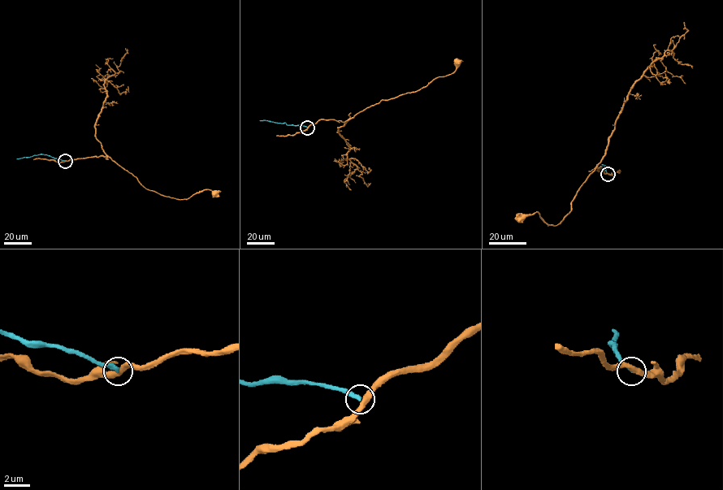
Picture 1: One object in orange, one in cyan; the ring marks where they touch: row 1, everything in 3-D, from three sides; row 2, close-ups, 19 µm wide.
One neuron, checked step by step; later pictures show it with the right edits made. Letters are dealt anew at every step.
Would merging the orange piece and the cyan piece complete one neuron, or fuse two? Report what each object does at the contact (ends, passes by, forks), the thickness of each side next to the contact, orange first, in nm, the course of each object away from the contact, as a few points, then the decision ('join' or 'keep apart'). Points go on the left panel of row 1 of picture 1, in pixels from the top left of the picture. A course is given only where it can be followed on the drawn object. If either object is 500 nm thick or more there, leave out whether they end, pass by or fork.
orange passes by; cyan ends; calibres 400 and 340 nm; course orange (65, 161), (108, 156), (135, 176), (145, 188), (164, 196), (182, 200), (208, 189), (214, 193); course cyan (65, 161), (42, 153), (17, 158); keep apart

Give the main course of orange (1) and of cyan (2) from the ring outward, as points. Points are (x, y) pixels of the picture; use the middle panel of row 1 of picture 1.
1: (307, 127), (321, 119), (344, 122), (382, 100), (418, 91), (439, 76), (452, 72), (456, 62)
2: (307, 127), (260, 120)

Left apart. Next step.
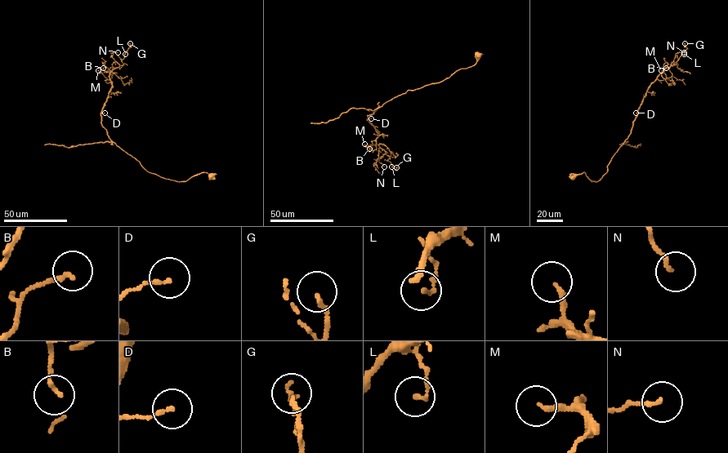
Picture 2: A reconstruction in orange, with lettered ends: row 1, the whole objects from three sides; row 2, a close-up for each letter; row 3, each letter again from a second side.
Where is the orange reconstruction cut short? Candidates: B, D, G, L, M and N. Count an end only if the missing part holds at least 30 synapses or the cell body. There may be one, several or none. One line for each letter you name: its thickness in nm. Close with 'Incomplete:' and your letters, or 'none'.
Incomplete: none

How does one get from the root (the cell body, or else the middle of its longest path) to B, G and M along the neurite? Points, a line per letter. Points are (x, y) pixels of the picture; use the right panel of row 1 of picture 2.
B: (572, 176), (584, 172), (591, 180), (597, 182), (607, 172), (611, 158), (630, 133), (648, 87), (666, 68)
G: (572, 176), (584, 172), (597, 182), (607, 172), (648, 87), (676, 64), (685, 43)
M: (572, 176), (584, 172), (597, 182), (607, 172), (630, 133), (648, 87), (657, 79), (667, 79), (661, 70)

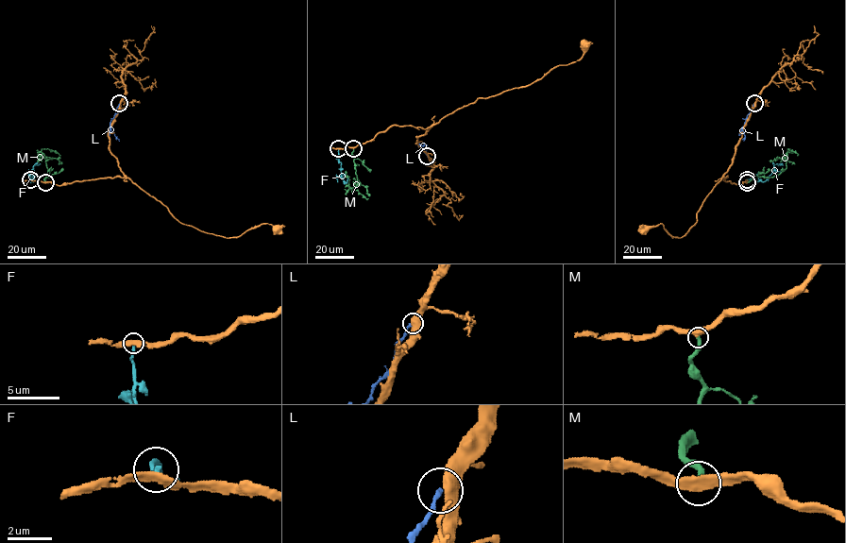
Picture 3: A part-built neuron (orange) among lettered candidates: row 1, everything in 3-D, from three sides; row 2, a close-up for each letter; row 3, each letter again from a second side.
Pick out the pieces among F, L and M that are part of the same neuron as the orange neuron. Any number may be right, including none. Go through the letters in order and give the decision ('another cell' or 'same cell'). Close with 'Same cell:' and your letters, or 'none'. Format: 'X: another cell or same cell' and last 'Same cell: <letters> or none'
F: another cell
L: another cell
M: same cell
Same cell: M

